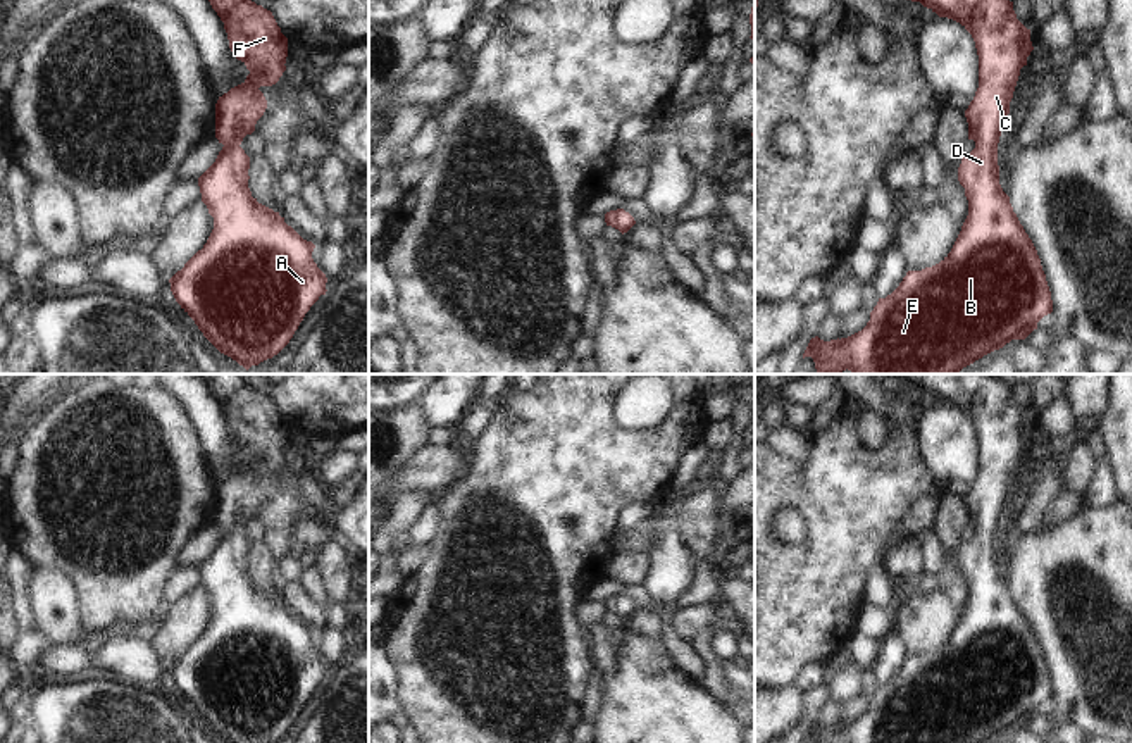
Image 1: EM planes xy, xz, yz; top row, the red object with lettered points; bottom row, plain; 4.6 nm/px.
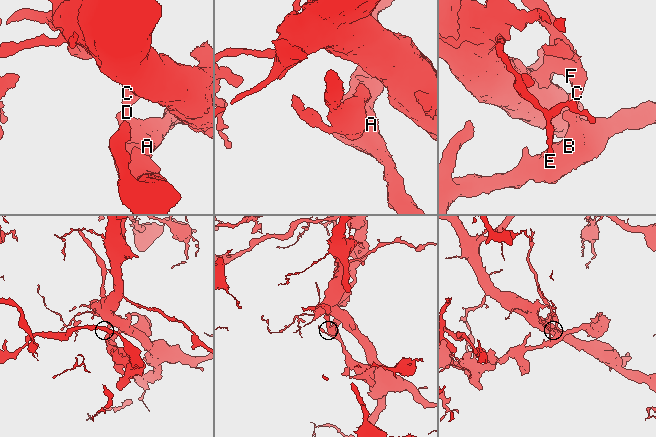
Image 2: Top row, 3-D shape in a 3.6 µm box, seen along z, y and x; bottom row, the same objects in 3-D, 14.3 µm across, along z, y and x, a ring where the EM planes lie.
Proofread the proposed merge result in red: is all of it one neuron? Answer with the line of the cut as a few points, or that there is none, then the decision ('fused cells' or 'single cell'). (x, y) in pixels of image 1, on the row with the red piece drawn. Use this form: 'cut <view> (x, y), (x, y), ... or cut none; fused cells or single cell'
cut none; single cell

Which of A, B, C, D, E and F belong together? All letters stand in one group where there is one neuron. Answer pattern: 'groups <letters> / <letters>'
groups A B C D E F

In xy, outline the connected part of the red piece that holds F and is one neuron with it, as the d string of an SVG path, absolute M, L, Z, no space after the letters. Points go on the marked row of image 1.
M208 0L224 22L229 48L250 74L219 97L215 138L222 143L215 162L198 178L202 202L214 217L203 245L171 279L171 291L203 336L246 371L277 355L293 338L310 307L326 295L326 274L312 259L315 245L303 240L279 212L262 205L248 188L250 157L239 147L267 109L258 90L272 86L286 71L288 38L271 10L252 0Z

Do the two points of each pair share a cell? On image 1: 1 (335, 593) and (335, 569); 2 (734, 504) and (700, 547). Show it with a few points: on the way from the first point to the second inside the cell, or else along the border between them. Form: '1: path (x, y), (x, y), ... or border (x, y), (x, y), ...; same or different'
1: path (335, 588), (335, 574); same
2: border (717, 495), (719, 504); different

